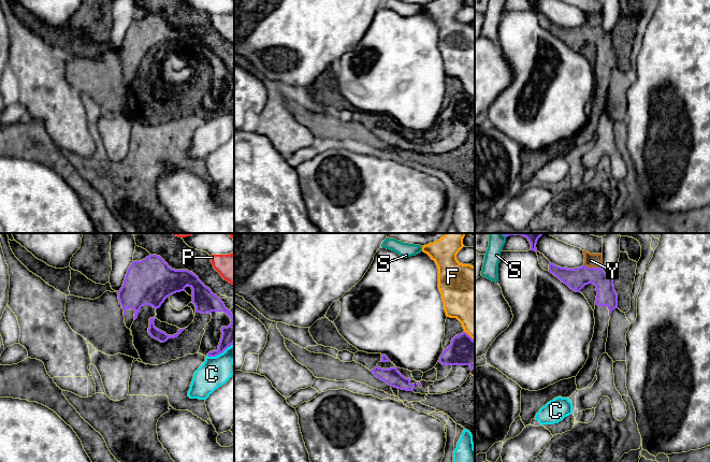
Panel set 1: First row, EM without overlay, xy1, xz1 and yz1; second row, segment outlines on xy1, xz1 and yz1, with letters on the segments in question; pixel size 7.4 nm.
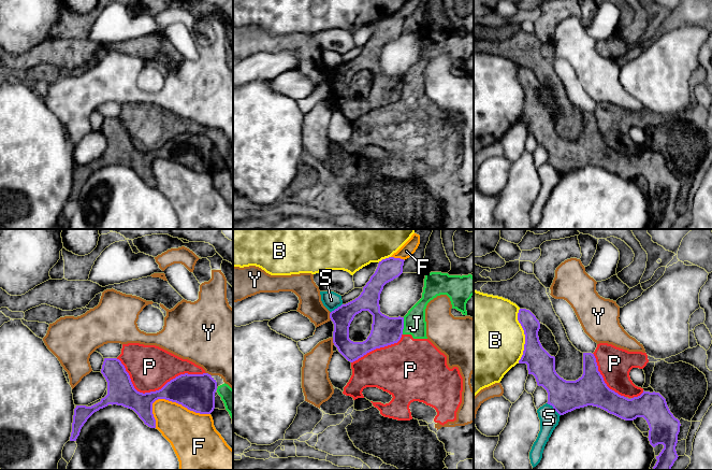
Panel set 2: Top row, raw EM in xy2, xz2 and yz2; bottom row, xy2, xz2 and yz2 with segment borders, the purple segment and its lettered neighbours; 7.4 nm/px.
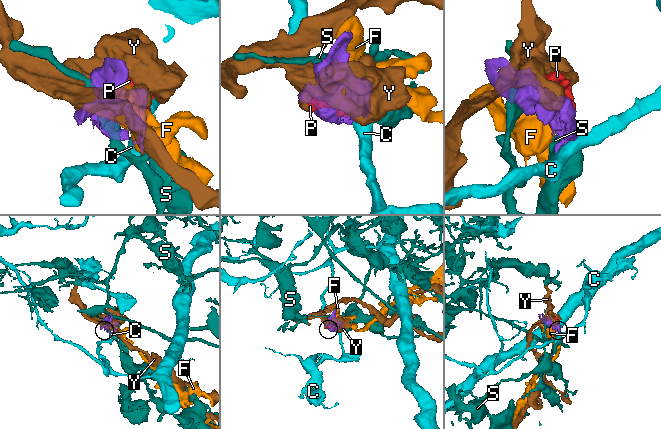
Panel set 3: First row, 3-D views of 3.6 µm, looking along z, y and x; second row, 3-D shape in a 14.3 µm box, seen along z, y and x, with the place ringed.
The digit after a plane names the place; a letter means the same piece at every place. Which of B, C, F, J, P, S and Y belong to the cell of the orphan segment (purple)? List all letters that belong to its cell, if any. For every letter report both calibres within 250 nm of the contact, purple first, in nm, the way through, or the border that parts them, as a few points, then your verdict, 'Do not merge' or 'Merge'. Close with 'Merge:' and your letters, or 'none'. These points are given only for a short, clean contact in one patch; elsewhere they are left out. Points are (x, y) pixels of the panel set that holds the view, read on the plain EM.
B: Thickness 200 nm (purple) against 480 nm. Do not merge
C: Thickness 140 nm (purple) against 220 nm. Boundary: xy1 (233, 102), (221, 112), (215, 115), (207, 115). Do not merge
F: Thickness 280 nm (purple) against 340 nm. Do not merge
J: Thickness 220 nm (purple) against 170 nm. Boundary: xz2 (404, 76), (402, 93). Do not merge
P: Thickness 240 nm (purple) against 320 nm. Do not merge
S: Thickness 240 nm (purple) against 150 nm. Do not merge
Y: Thickness 160 nm (purple) against 110 nm. Do not merge
Merge: none

